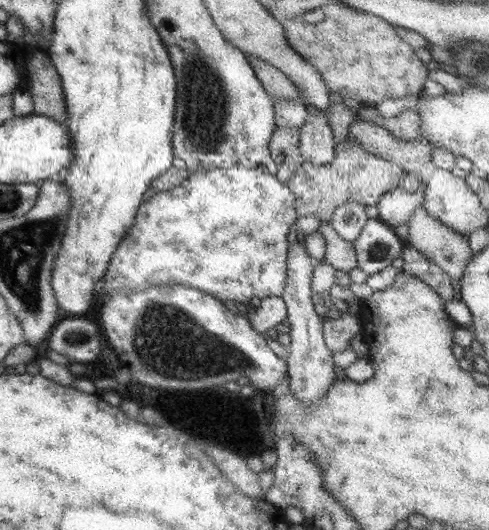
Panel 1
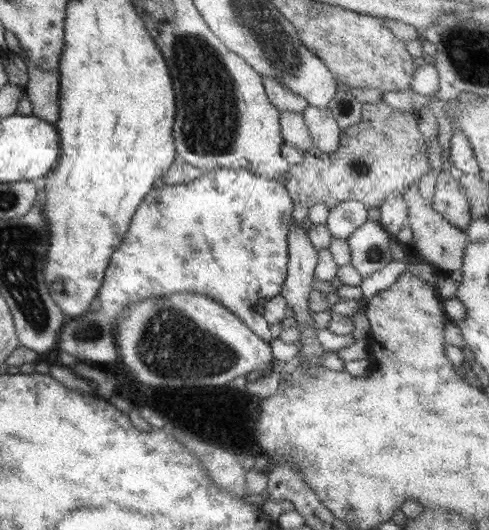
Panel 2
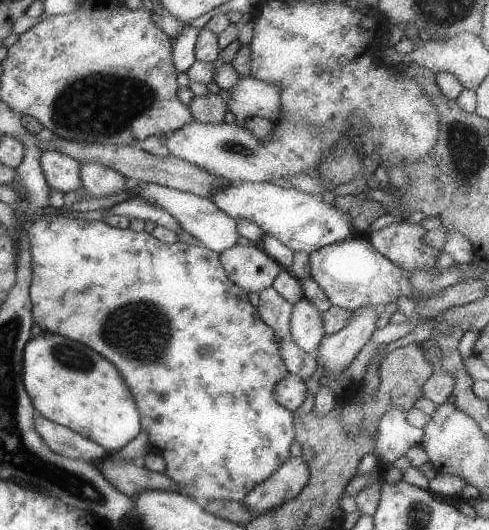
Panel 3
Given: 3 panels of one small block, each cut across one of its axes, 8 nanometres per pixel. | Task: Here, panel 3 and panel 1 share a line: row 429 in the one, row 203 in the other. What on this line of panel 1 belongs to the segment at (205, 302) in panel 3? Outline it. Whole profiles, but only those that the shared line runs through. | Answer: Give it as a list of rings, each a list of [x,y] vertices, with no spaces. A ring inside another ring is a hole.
[[[233,166],[230,168],[214,168],[208,170],[191,171],[187,176],[188,179],[183,184],[158,193],[153,193],[148,201],[142,203],[137,210],[133,225],[124,238],[118,244],[112,259],[110,260],[106,275],[102,281],[104,290],[102,294],[112,295],[116,292],[132,293],[133,291],[144,291],[149,287],[182,284],[188,288],[202,290],[205,294],[219,299],[227,305],[235,302],[250,302],[253,298],[260,300],[267,297],[281,297],[286,287],[287,272],[287,254],[288,254],[288,233],[294,220],[297,220],[294,193],[280,182],[279,178],[273,174],[266,174],[258,169],[249,169],[243,166]]]

